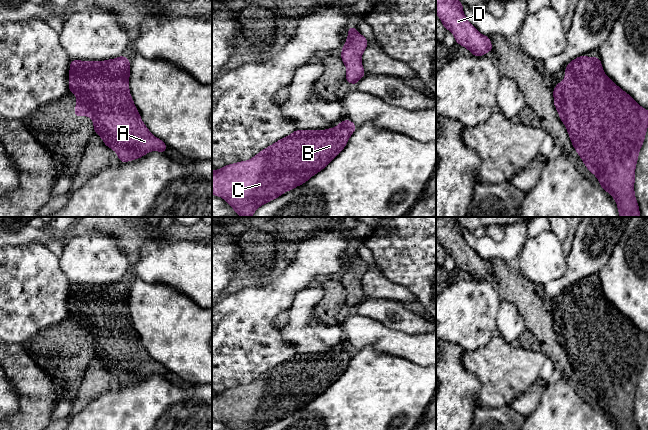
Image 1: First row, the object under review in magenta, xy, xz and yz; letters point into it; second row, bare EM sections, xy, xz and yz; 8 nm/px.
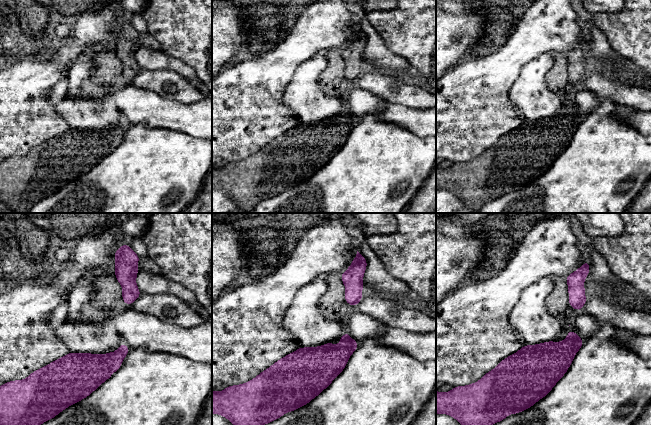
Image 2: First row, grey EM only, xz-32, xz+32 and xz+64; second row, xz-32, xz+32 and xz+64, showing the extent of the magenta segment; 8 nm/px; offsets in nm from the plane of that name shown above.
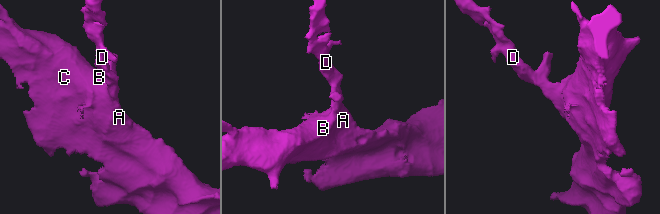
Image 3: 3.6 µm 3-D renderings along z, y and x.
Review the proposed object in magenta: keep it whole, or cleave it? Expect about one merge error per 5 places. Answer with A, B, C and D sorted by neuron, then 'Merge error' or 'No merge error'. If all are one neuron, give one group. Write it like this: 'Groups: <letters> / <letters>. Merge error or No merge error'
Groups: A B C D. No merge error

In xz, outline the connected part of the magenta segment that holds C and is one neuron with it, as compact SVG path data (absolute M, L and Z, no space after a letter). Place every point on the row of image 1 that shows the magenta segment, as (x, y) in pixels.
M347 119L337 127L326 130L295 130L289 136L260 151L248 161L228 164L212 171L212 194L222 197L241 217L251 217L263 204L280 197L284 192L304 184L312 176L324 169L346 146L357 126Z

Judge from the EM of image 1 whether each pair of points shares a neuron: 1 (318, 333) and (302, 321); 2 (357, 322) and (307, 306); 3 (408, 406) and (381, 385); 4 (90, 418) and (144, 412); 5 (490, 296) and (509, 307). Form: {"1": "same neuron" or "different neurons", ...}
{"1": "same neuron", "2": "different neurons", "3": "same neuron", "4": "same neuron", "5": "different neurons"}

